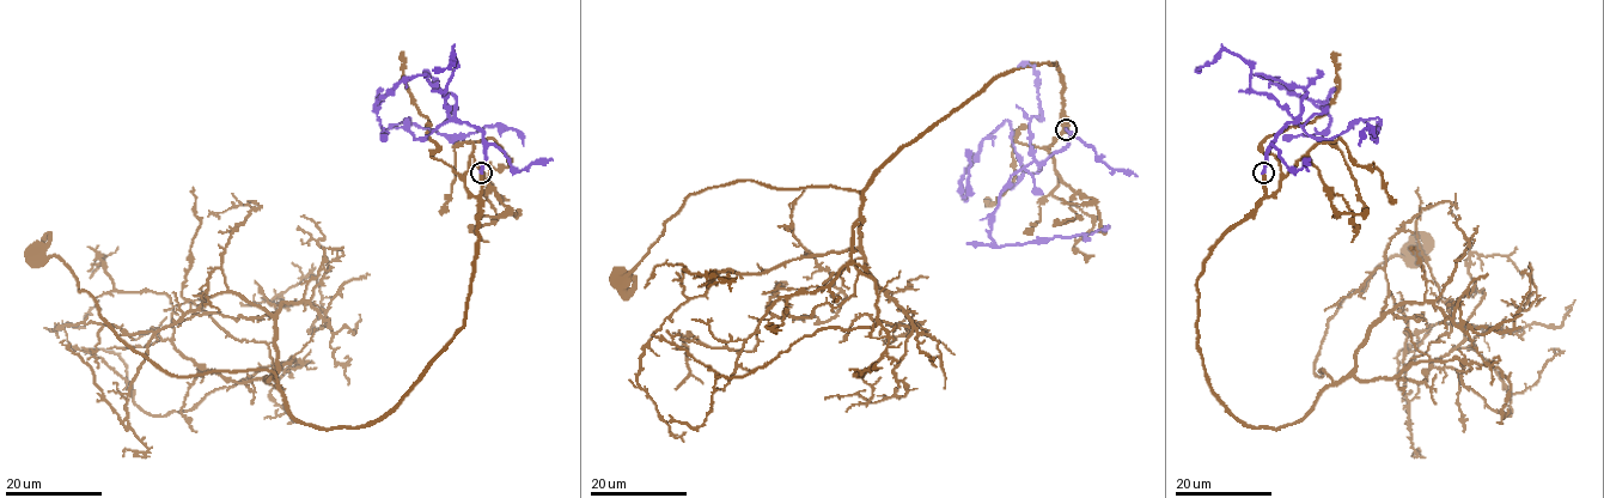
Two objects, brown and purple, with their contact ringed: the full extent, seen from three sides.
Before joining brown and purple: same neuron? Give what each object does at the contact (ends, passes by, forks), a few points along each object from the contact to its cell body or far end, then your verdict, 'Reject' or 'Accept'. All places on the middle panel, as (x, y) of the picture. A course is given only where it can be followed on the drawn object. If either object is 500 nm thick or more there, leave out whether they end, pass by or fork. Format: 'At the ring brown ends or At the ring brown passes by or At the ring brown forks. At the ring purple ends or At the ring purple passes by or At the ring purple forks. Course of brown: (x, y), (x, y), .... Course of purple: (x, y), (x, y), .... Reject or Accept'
At the ring brown ends. At the ring purple ends. Course of brown: (1066, 128), (1060, 70), (1031, 64), (992, 78), (903, 145), (863, 198), (750, 180), (691, 193), (621, 275). Course of purple: (1066, 128), (1068, 144), (1028, 172), (1006, 120), (982, 141), (963, 177), (964, 196), (965, 150). Accept

